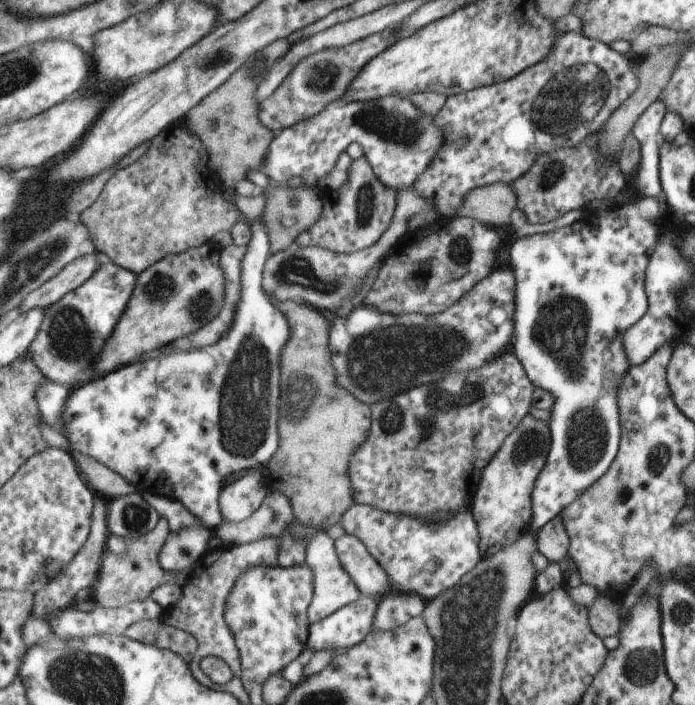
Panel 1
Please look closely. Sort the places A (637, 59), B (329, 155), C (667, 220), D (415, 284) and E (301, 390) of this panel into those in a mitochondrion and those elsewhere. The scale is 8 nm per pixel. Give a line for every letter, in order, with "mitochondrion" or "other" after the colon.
A: other
B: other
C: other
D: mitochondrion
E: mitochondrion

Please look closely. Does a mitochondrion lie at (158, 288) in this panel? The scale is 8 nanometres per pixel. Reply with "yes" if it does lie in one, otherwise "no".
yes

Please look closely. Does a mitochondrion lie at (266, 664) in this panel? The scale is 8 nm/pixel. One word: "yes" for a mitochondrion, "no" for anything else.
no

